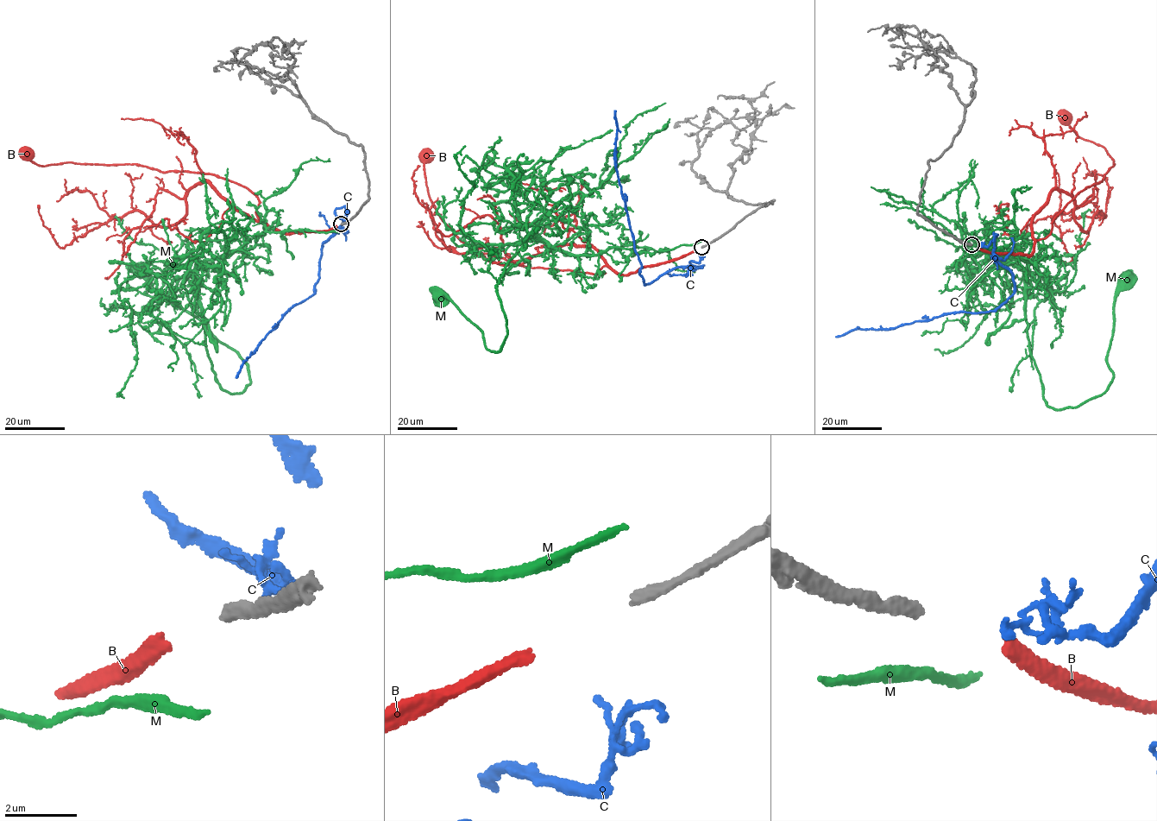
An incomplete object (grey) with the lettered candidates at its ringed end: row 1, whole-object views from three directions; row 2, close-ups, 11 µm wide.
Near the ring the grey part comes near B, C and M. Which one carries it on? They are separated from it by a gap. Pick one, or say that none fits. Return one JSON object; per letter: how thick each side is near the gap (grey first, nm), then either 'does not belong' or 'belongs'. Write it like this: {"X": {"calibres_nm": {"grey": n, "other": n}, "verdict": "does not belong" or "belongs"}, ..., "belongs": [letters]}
{"B": {"calibres_nm": {"grey": 340, "other": 360}, "verdict": "belongs"}, "C": {"calibres_nm": {"grey": 340, "other": 190}, "verdict": "does not belong"}, "M": {"calibres_nm": {"grey": 340, "other": 320}, "verdict": "does not belong"}, "belongs": ["B"]}

